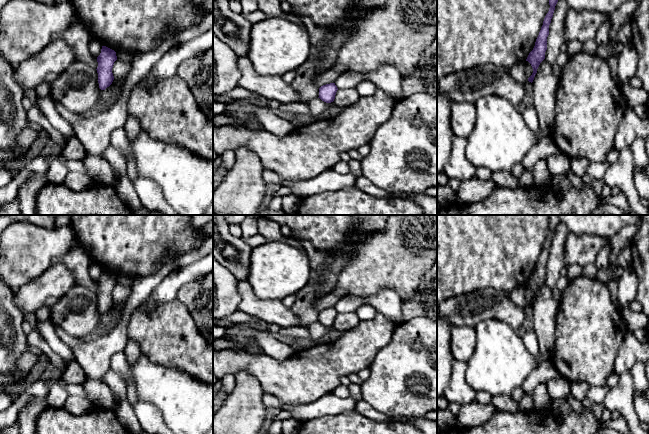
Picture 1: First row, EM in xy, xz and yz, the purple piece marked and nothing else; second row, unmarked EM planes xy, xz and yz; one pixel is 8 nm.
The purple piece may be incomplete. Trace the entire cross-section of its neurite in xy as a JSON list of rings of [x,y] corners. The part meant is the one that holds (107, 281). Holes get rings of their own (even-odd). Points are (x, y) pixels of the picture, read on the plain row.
[[[102,270],[101,277],[97,281],[98,291],[96,293],[101,314],[105,314],[112,308],[114,304],[112,292],[116,284],[116,276],[106,270]]]

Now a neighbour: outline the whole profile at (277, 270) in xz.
[[[281,241],[265,242],[252,249],[247,282],[259,298],[282,300],[304,288],[310,273],[304,251]]]

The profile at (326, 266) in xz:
[[[300,242],[309,259],[311,273],[307,285],[296,293],[296,300],[291,309],[300,325],[307,327],[319,321],[319,311],[314,308],[314,304],[321,297],[336,290],[338,276],[347,264],[350,252],[323,251],[310,242]]]

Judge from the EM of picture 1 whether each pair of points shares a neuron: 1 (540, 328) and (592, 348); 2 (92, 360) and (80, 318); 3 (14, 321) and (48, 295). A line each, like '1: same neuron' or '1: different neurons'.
1: different neurons
2: different neurons
3: different neurons

